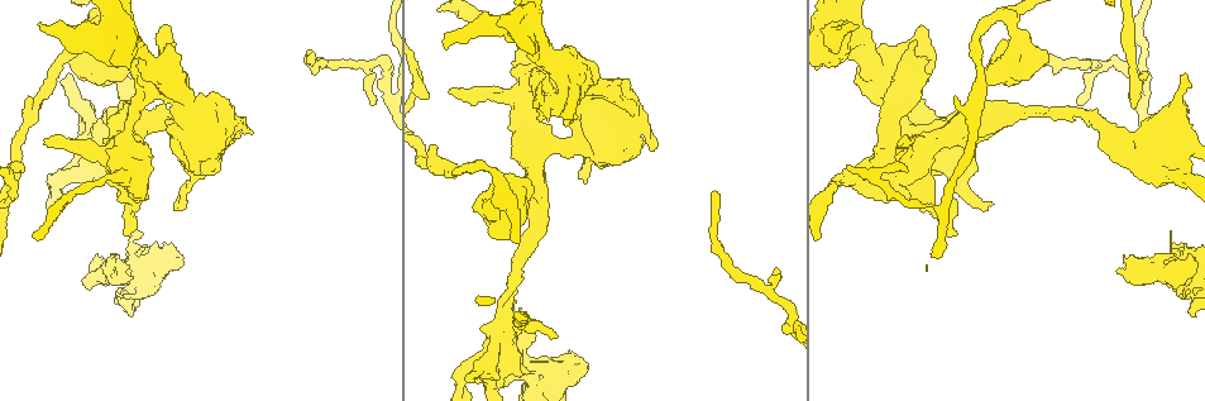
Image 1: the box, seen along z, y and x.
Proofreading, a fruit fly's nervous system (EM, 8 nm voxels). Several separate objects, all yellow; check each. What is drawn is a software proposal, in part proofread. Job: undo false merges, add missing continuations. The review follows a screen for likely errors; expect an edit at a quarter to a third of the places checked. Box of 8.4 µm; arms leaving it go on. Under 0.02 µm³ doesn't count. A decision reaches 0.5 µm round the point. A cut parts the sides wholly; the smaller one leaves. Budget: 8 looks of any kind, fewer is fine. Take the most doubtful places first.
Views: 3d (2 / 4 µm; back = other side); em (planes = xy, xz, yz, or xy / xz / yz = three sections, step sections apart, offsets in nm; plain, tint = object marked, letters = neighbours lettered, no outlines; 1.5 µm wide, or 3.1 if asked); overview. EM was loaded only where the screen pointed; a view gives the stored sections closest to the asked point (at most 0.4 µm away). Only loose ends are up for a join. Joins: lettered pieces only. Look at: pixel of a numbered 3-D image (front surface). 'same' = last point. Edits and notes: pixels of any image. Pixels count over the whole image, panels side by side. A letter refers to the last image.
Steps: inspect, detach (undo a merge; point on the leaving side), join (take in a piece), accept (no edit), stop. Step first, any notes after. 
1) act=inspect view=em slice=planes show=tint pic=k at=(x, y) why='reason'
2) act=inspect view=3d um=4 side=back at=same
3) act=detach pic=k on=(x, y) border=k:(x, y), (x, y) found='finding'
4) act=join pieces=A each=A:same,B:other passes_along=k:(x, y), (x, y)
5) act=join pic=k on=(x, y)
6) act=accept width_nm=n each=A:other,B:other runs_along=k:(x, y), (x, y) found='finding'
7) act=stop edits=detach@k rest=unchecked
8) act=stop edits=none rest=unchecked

act=inspect view=em slice=planes show=letters pic=1 at=(431, 146) why='an open end'

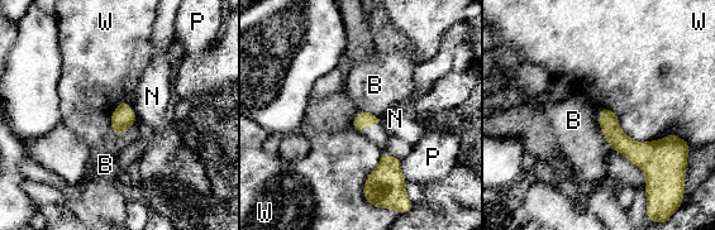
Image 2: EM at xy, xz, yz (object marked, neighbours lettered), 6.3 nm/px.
act=accept each=B:other,N:other,P:other,W:other border=2:(596, 121), (609, 145) found='no lettered piece goes on from it'

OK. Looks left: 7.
act=inspect view=3d um=4 pic=1 at=(957, 181) why='sudden change in width'

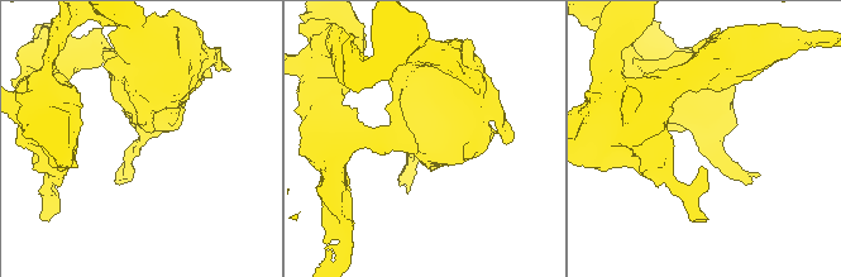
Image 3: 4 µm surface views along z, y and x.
act=inspect view=em slice=planes show=plain pic=3 at=(709, 139)

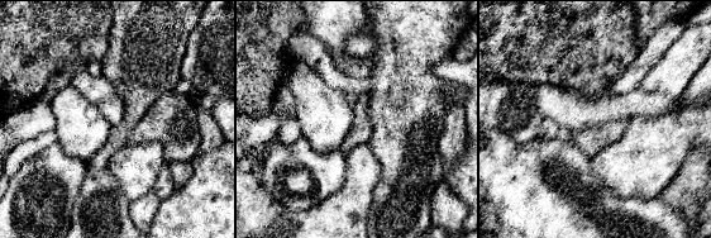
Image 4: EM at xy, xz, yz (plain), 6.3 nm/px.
act=inspect view=em slice=planes show=letters at=same why='see the neighbours'

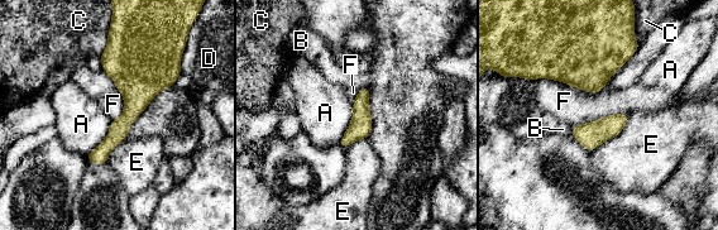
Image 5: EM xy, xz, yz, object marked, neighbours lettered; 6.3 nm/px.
act=accept longest_contact=F:460nm each=A:other,B:other,C:other,D:other,E:other,F:other border=5:(531, 80), (603, 90) found='one neuron here'

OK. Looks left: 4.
act=inspect view=3d um=2 side=back pic=1 at=(494, 97) why='calibre changes'

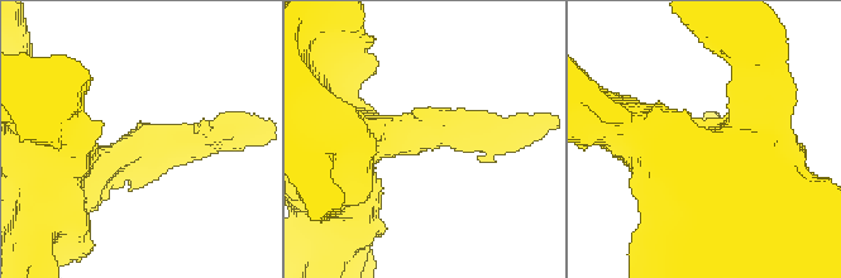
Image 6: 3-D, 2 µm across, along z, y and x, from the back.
act=inspect view=em slice=planes show=tint pic=6 at=(432, 138) why='shape alone is not enough'

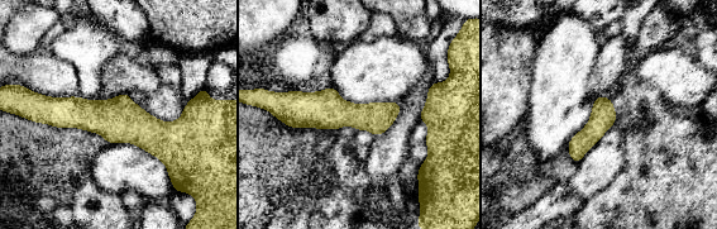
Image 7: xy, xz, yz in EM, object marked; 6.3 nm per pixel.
act=inspect view=em slice=planes show=letters at=same

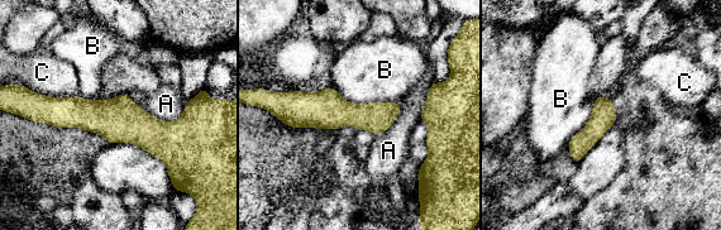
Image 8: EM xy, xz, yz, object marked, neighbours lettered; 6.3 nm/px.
act=accept each=A:other,B:other,C:other border=8:(333, 86), (352, 102), (396, 102) found='one neuron here'

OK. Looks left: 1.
act=stop edits=none rest=unchecked

